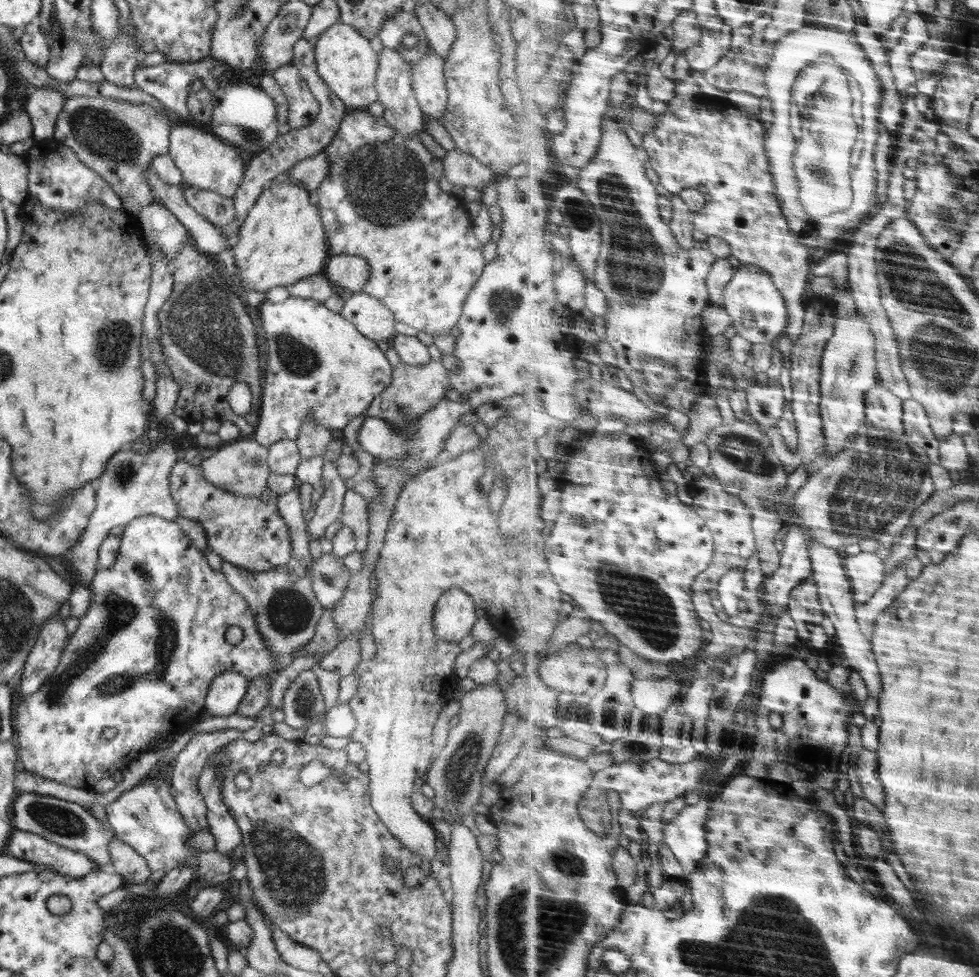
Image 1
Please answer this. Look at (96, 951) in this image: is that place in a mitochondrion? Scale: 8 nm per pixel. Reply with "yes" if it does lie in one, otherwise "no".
no

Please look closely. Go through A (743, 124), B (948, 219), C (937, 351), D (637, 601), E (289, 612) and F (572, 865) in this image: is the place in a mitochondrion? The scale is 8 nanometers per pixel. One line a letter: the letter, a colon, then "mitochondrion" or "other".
A: other
B: mitochondrion
C: mitochondrion
D: mitochondrion
E: mitochondrion
F: mitochondrion

